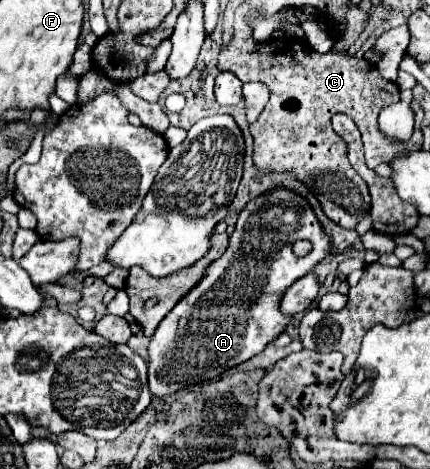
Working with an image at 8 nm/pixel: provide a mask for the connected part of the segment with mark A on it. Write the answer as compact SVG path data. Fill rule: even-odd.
M274 186L266 194L252 198L238 214L238 222L234 226L234 232L230 234L230 244L226 252L206 268L202 280L158 324L158 330L154 332L148 346L150 392L154 396L172 394L184 386L212 380L222 372L260 354L270 342L274 342L290 326L292 318L280 310L284 292L298 278L312 272L312 268L330 254L330 248L332 248L332 238L324 232L324 226L318 222L306 198L302 198L294 190L284 186ZM296 240L312 242L314 248L306 258L294 256L292 246Z

